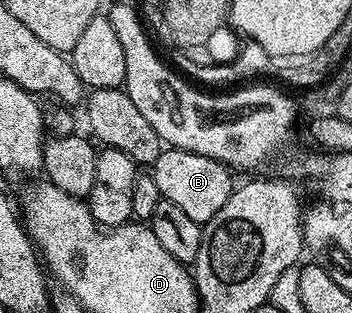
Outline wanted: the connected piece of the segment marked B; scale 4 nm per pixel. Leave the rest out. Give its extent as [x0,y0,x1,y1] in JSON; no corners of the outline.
[151,147,235,225]

